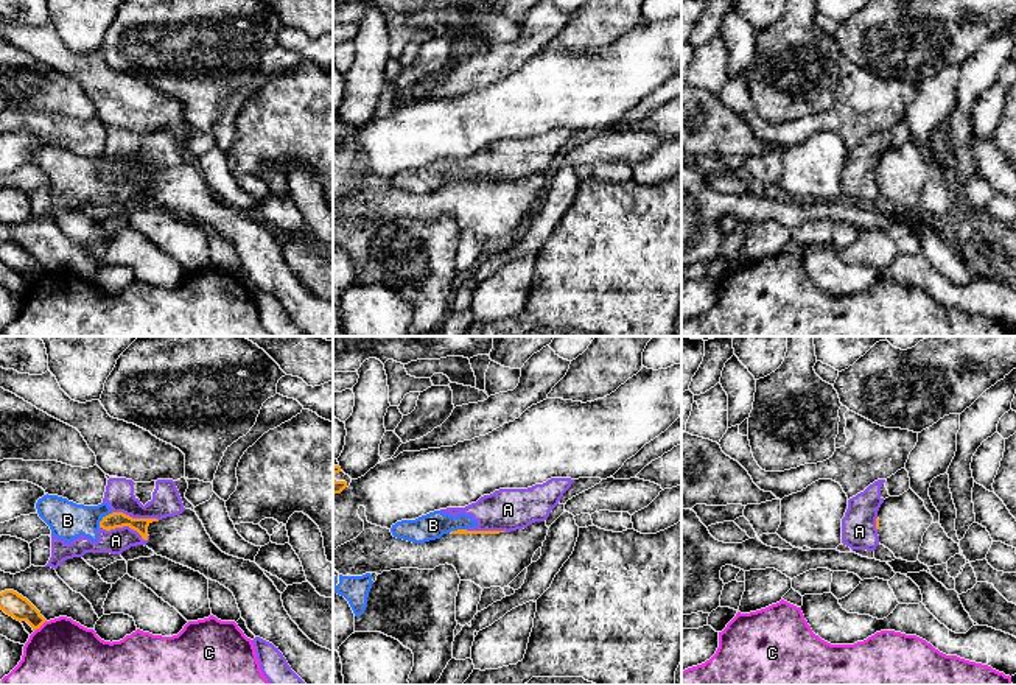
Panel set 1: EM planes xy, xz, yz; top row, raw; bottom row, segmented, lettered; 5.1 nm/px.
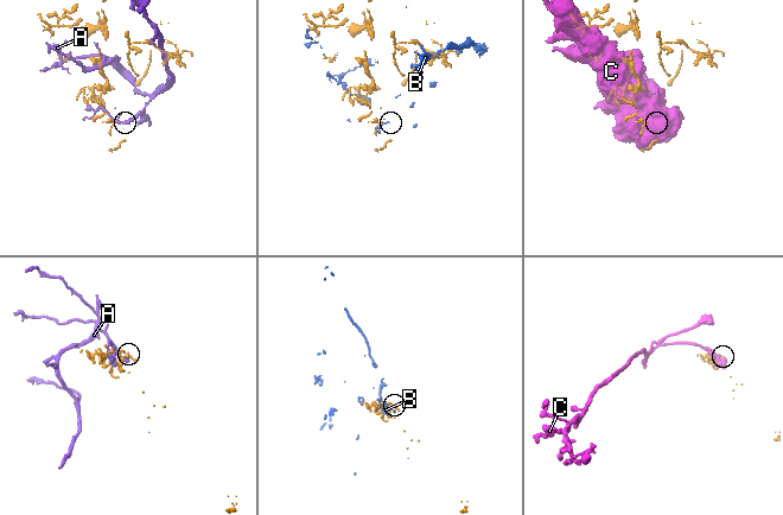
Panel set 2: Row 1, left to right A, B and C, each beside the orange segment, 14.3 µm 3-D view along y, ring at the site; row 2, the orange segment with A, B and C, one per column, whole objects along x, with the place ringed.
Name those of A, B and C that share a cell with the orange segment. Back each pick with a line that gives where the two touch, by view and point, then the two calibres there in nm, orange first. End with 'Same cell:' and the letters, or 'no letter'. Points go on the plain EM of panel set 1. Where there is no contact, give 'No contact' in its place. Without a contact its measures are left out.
Same cell: no letter

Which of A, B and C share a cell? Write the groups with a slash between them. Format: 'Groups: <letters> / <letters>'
Groups: A B / C

